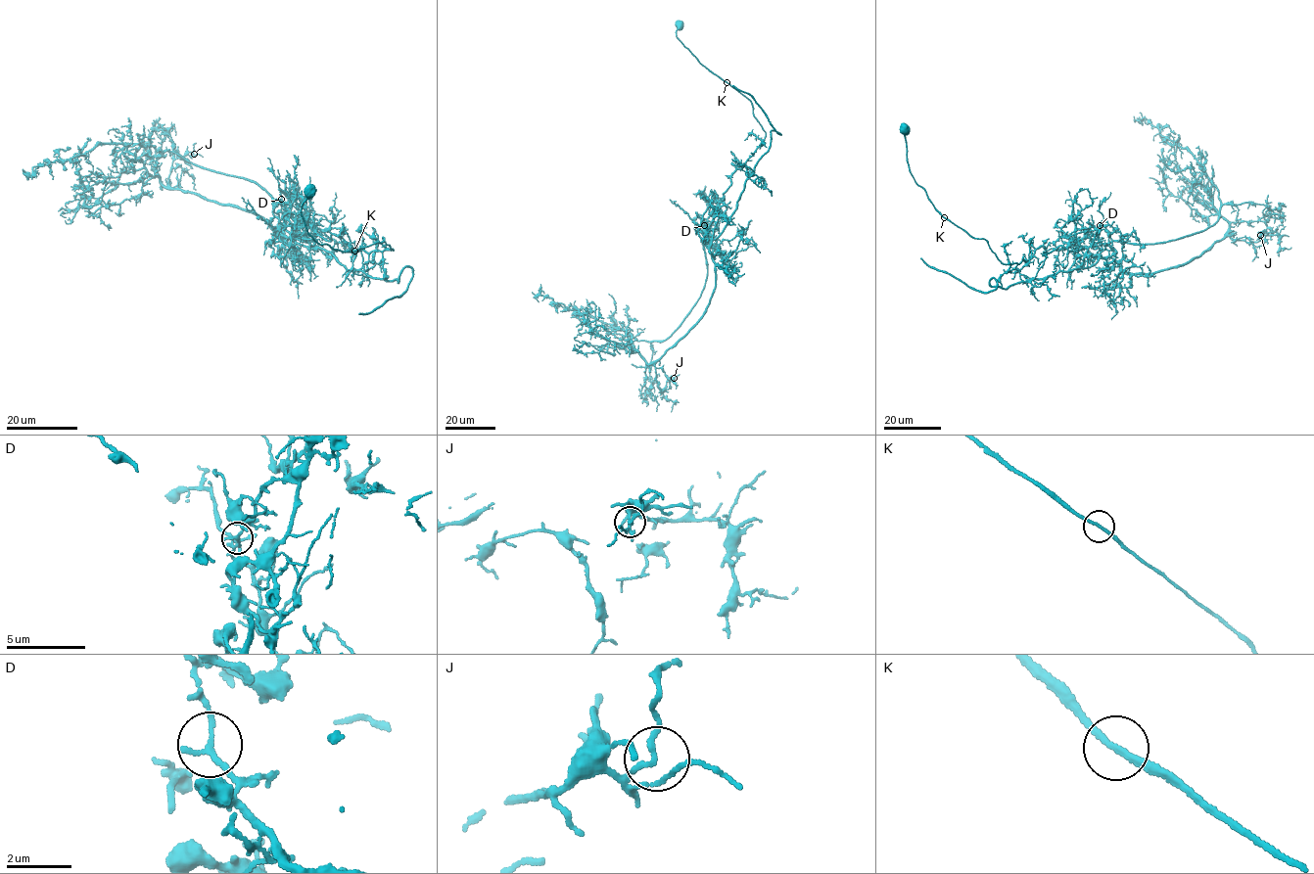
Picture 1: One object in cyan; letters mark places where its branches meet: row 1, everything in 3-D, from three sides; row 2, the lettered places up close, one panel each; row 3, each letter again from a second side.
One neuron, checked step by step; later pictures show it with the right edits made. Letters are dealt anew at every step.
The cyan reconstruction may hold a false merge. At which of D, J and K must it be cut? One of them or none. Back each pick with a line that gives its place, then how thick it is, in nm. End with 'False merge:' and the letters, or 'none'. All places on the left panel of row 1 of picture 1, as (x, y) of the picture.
D: Place: (281, 199). Thickness 160 nm
False merge: D

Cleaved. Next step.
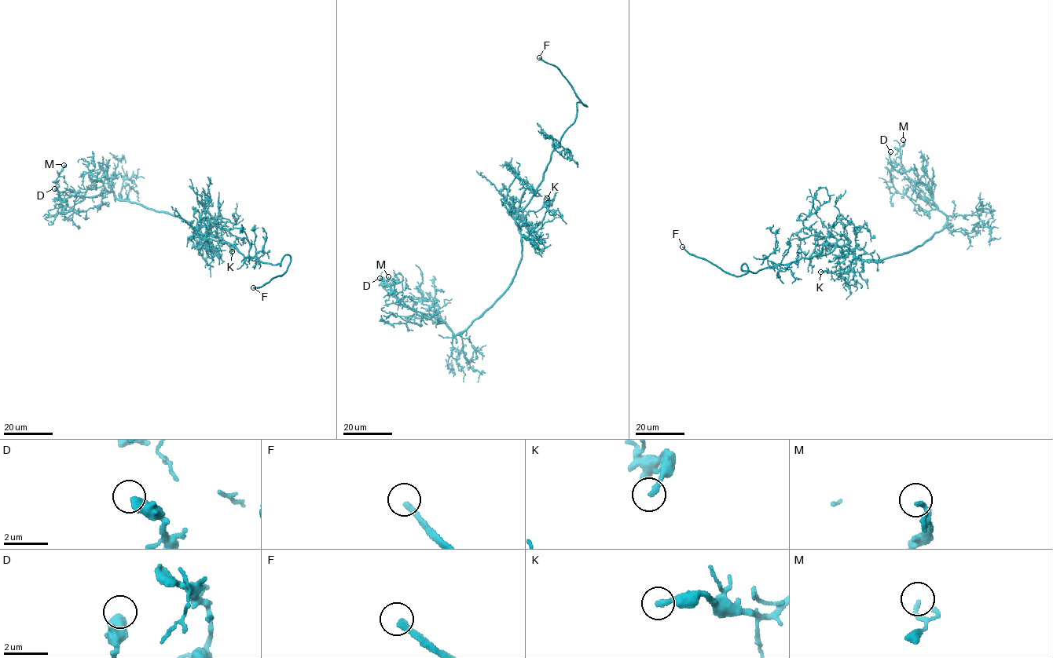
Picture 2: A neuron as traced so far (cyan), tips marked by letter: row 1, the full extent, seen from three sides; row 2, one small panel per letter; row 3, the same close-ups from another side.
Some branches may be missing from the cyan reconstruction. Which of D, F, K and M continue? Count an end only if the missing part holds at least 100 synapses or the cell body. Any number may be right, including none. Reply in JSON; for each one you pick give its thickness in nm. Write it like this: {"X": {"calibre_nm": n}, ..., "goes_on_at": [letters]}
{"F": {"calibre_nm": 300}, "goes_on_at": ["F"]}

